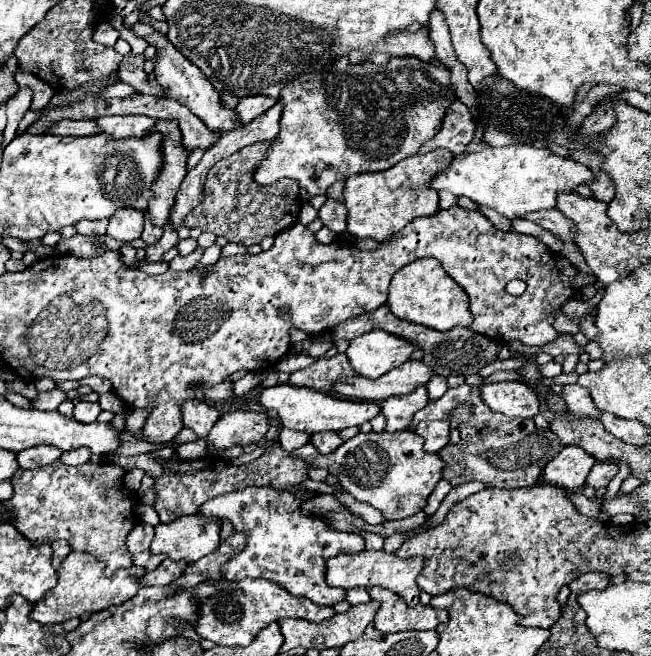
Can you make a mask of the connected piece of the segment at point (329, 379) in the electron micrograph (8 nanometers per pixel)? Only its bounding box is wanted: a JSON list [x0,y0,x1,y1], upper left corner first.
[291,354,353,392]

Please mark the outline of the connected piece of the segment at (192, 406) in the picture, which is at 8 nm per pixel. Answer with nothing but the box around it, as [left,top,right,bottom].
[181,402,219,438]

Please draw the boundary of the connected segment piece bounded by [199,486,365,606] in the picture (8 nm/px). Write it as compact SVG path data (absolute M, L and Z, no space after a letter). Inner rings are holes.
M243 488L231 494L223 494L207 500L199 514L205 518L215 518L219 522L229 520L235 532L247 536L245 548L241 554L225 562L221 574L225 580L241 580L241 578L265 578L295 596L305 596L315 604L333 606L345 600L343 588L331 588L325 582L325 562L341 552L361 552L365 550L363 536L339 532L329 526L323 516L307 514L301 510L301 504L309 496L293 494L275 488Z

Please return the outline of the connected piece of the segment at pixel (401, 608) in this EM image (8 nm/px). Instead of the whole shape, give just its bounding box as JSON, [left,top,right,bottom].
[367,586,449,632]

